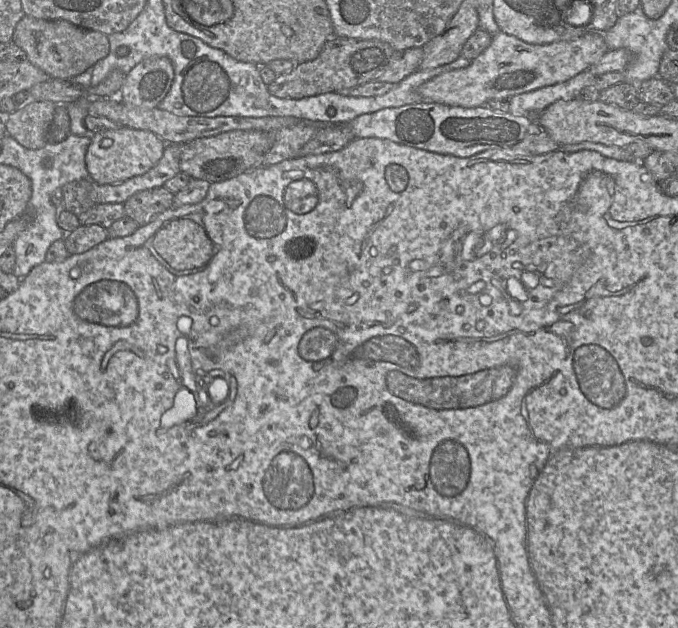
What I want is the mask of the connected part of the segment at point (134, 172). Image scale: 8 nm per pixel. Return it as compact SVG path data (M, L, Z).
M120 126L115 130L91 133L85 163L89 178L98 184L112 184L144 174L162 157L166 143L148 130Z

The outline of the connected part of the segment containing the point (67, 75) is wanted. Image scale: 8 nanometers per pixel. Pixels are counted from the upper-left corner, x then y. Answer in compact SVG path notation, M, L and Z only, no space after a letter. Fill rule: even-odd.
M24 15L16 24L12 41L23 49L27 60L51 78L70 80L105 58L109 53L107 35L82 28L66 20L37 19Z

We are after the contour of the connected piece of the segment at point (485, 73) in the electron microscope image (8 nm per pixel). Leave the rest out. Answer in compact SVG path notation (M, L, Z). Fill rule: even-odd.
M499 32L492 35L490 46L466 68L442 73L418 88L422 102L474 108L491 100L511 97L551 86L586 71L608 51L601 32L589 32L576 39L549 44L528 44L515 36Z

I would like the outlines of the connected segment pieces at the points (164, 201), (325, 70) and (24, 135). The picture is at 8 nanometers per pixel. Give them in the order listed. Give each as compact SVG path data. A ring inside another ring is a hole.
M162 186L140 191L127 199L123 205L125 214L142 226L173 207L173 202L174 194Z
M333 36L325 43L320 54L314 60L296 64L290 72L277 75L274 81L267 85L267 89L273 96L285 99L301 99L351 89L375 81L385 70L394 53L395 50L389 44L379 40L362 40Z
M30 100L5 116L8 135L28 149L46 145L47 132L52 123L56 104L50 101Z

